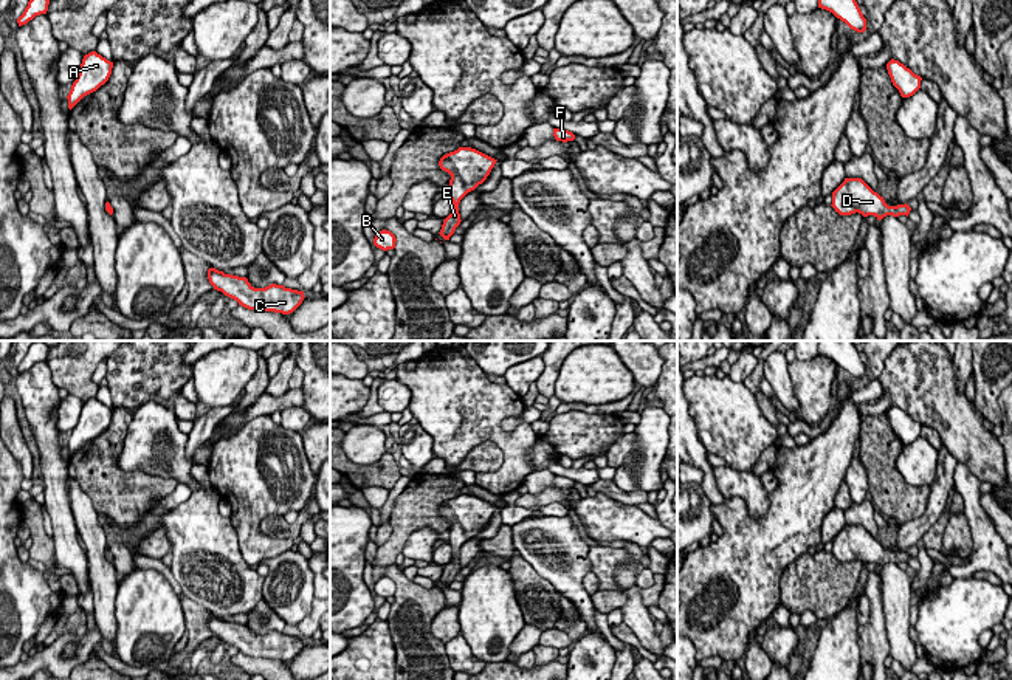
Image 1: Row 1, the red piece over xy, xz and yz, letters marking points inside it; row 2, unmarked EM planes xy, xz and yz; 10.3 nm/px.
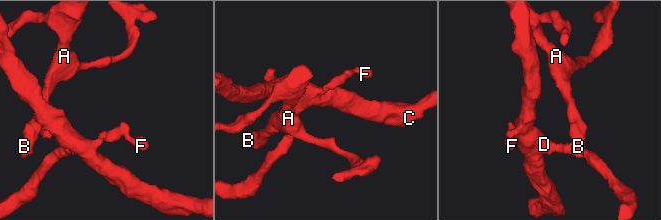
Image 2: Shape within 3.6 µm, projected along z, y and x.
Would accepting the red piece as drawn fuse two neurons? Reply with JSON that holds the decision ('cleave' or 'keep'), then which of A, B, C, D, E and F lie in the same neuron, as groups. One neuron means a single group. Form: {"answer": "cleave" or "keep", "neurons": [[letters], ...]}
{"answer": "keep", "neurons": [["A", "B", "C", "D", "E", "F"]]}

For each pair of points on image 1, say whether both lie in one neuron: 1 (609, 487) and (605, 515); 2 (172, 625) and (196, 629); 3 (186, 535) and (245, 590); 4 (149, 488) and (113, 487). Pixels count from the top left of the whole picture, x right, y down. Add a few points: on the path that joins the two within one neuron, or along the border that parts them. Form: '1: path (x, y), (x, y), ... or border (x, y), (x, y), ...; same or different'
1: border (597, 491), (617, 501); different
2: border (178, 597), (186, 632); different
3: path (202, 550), (231, 581); same
4: path (140, 488), (123, 488); same

